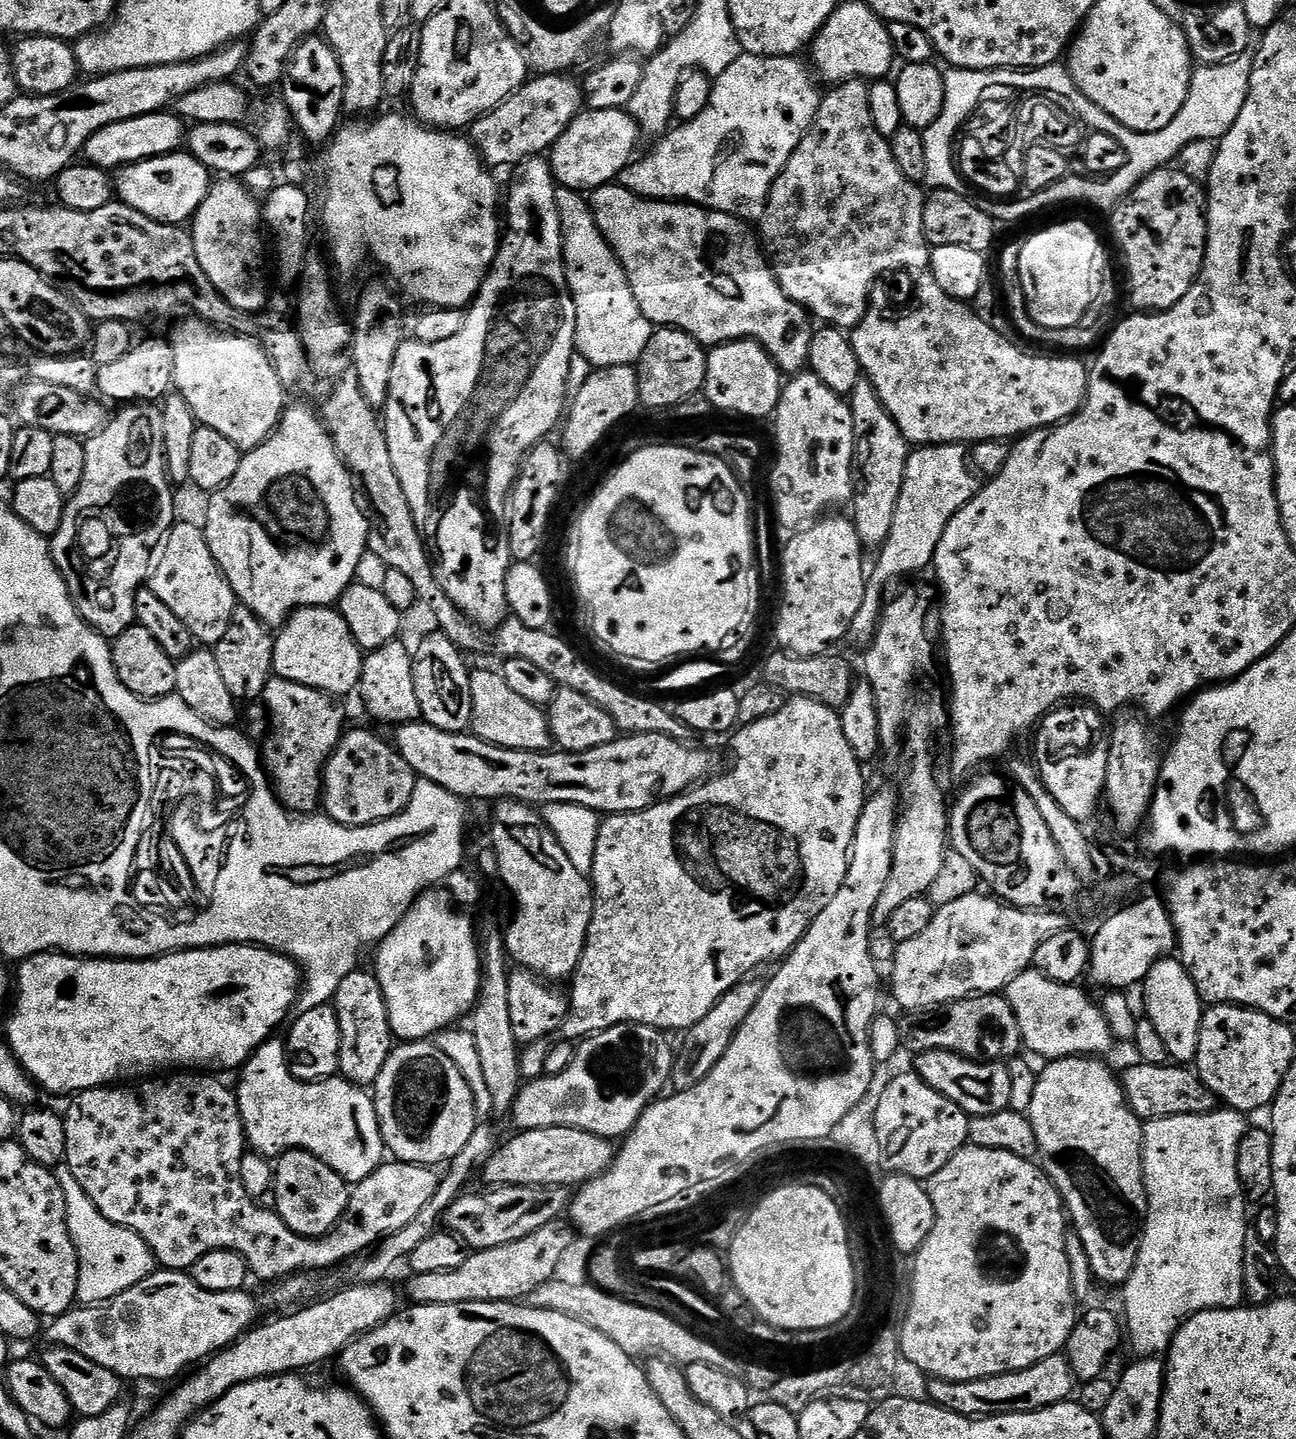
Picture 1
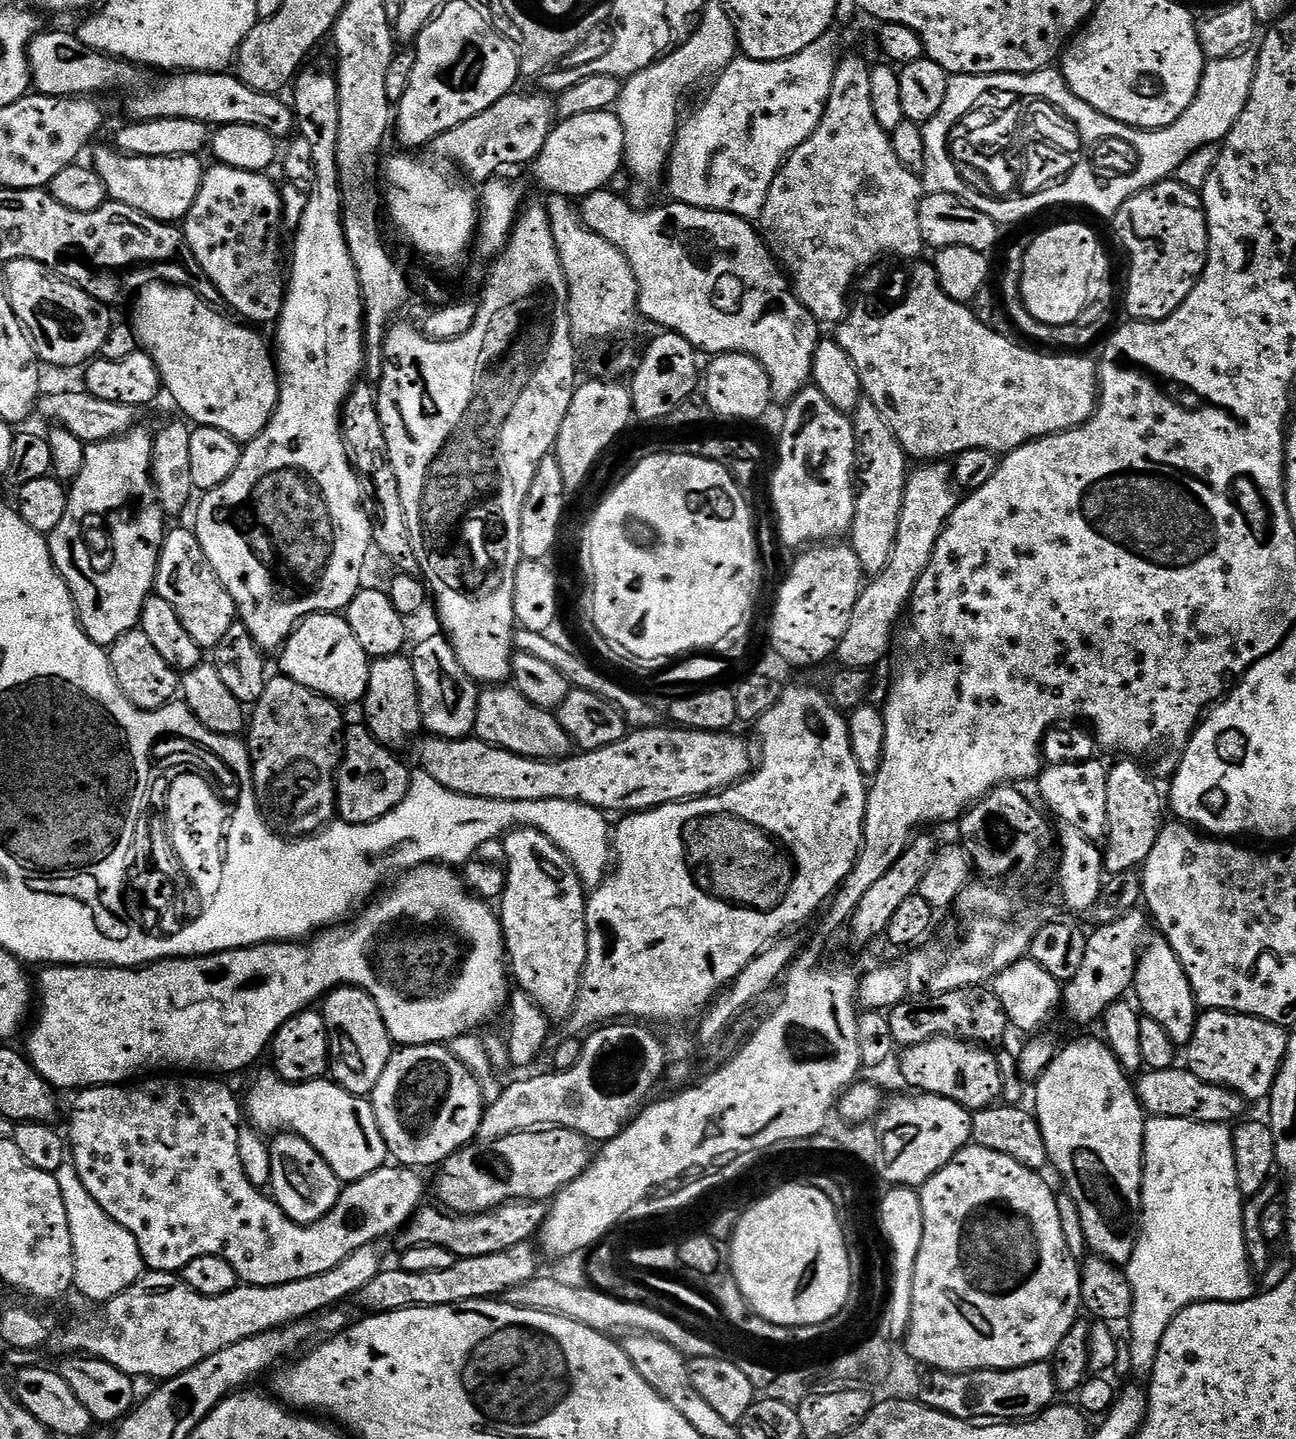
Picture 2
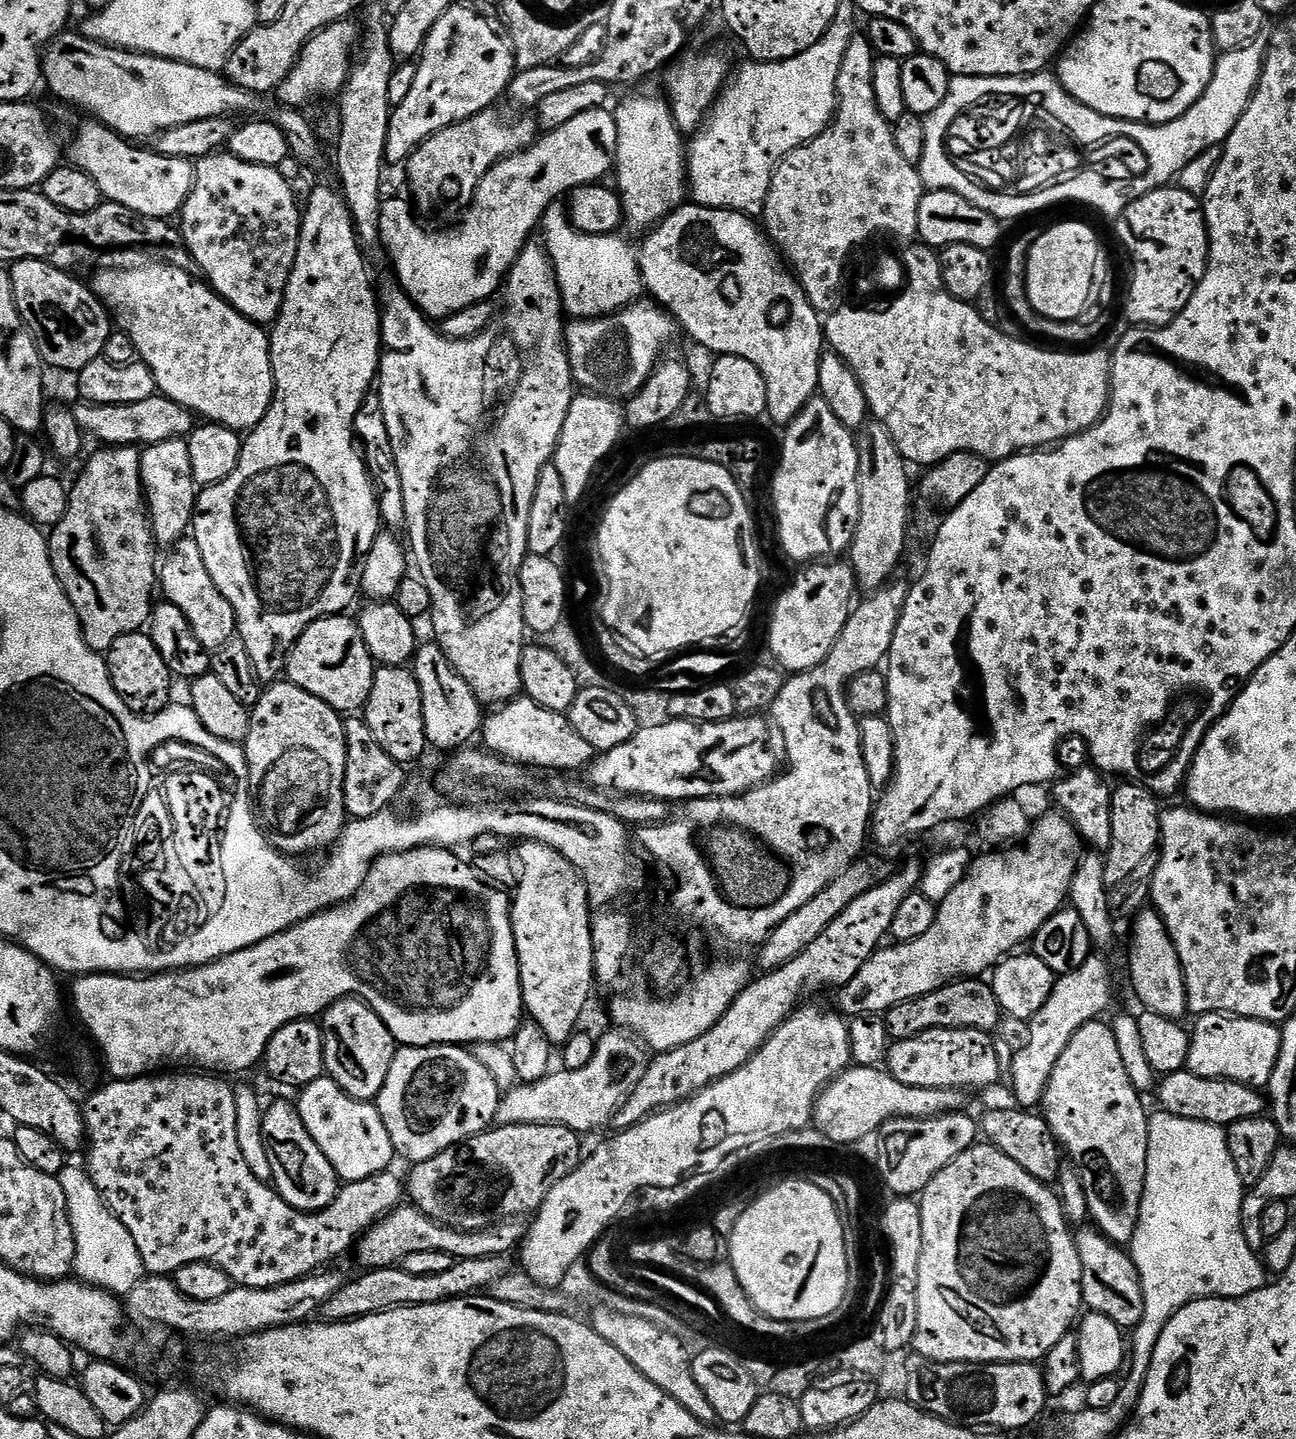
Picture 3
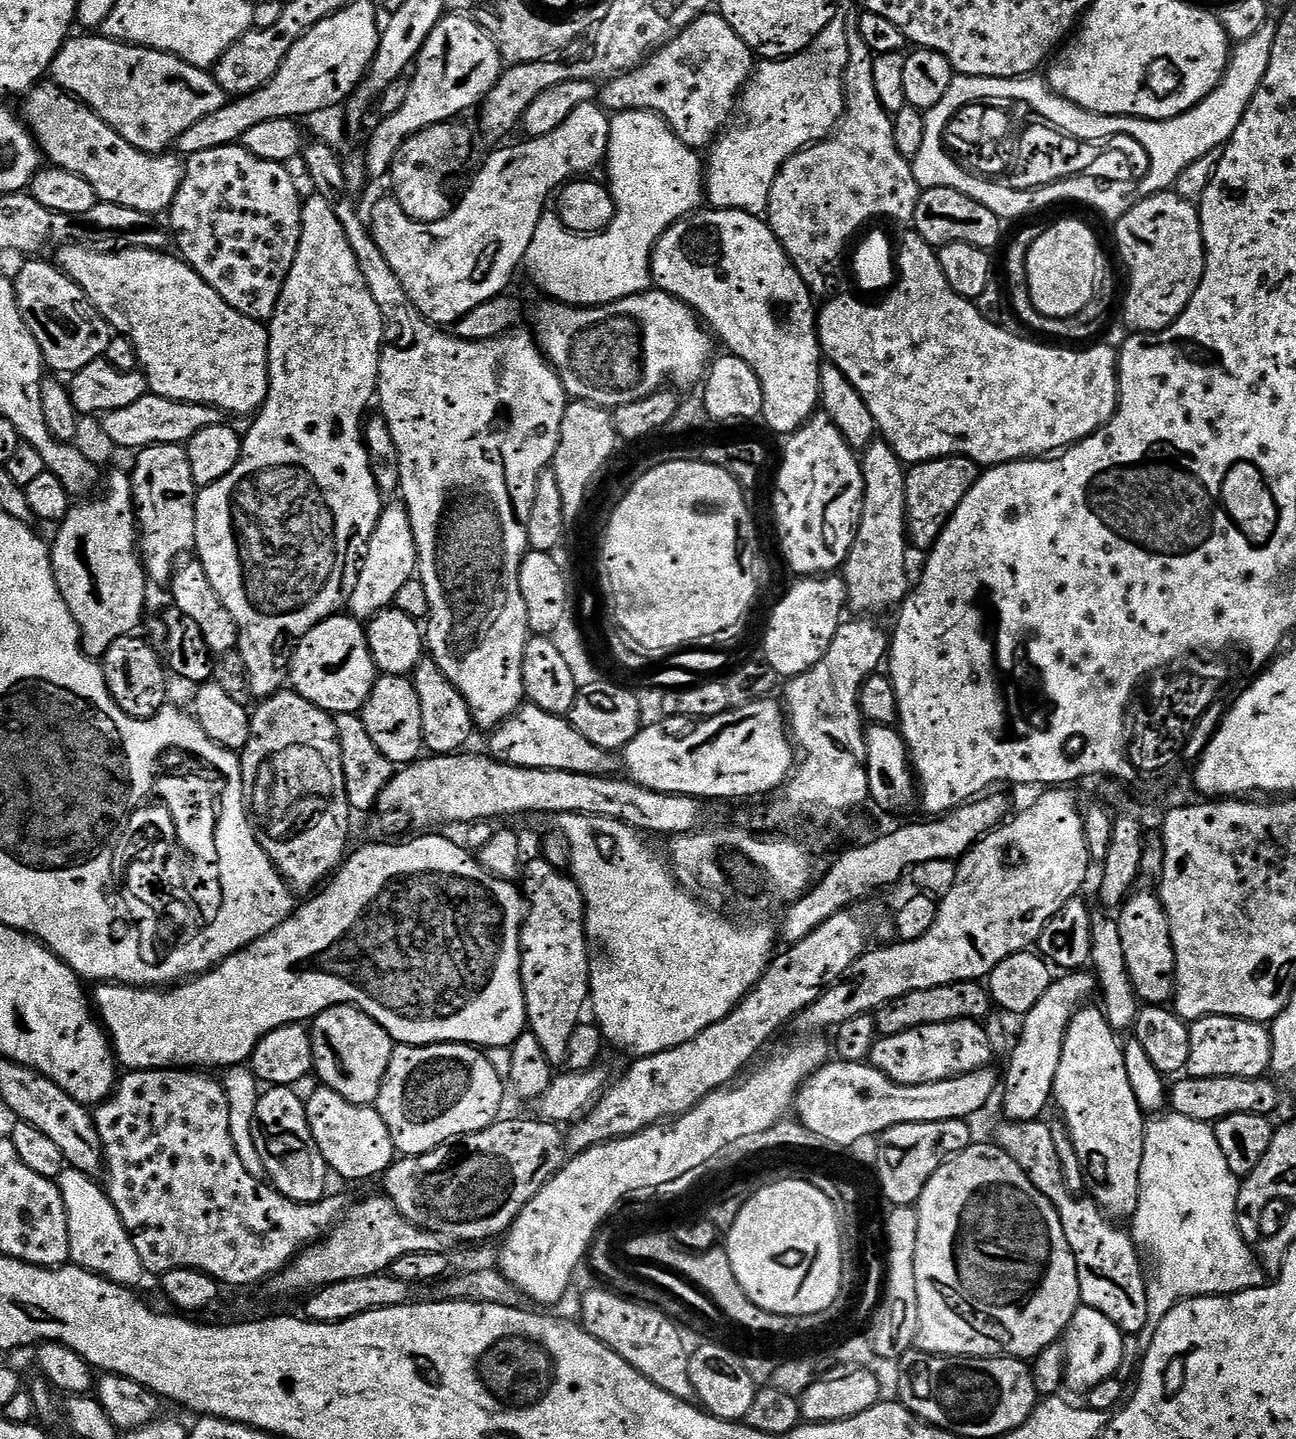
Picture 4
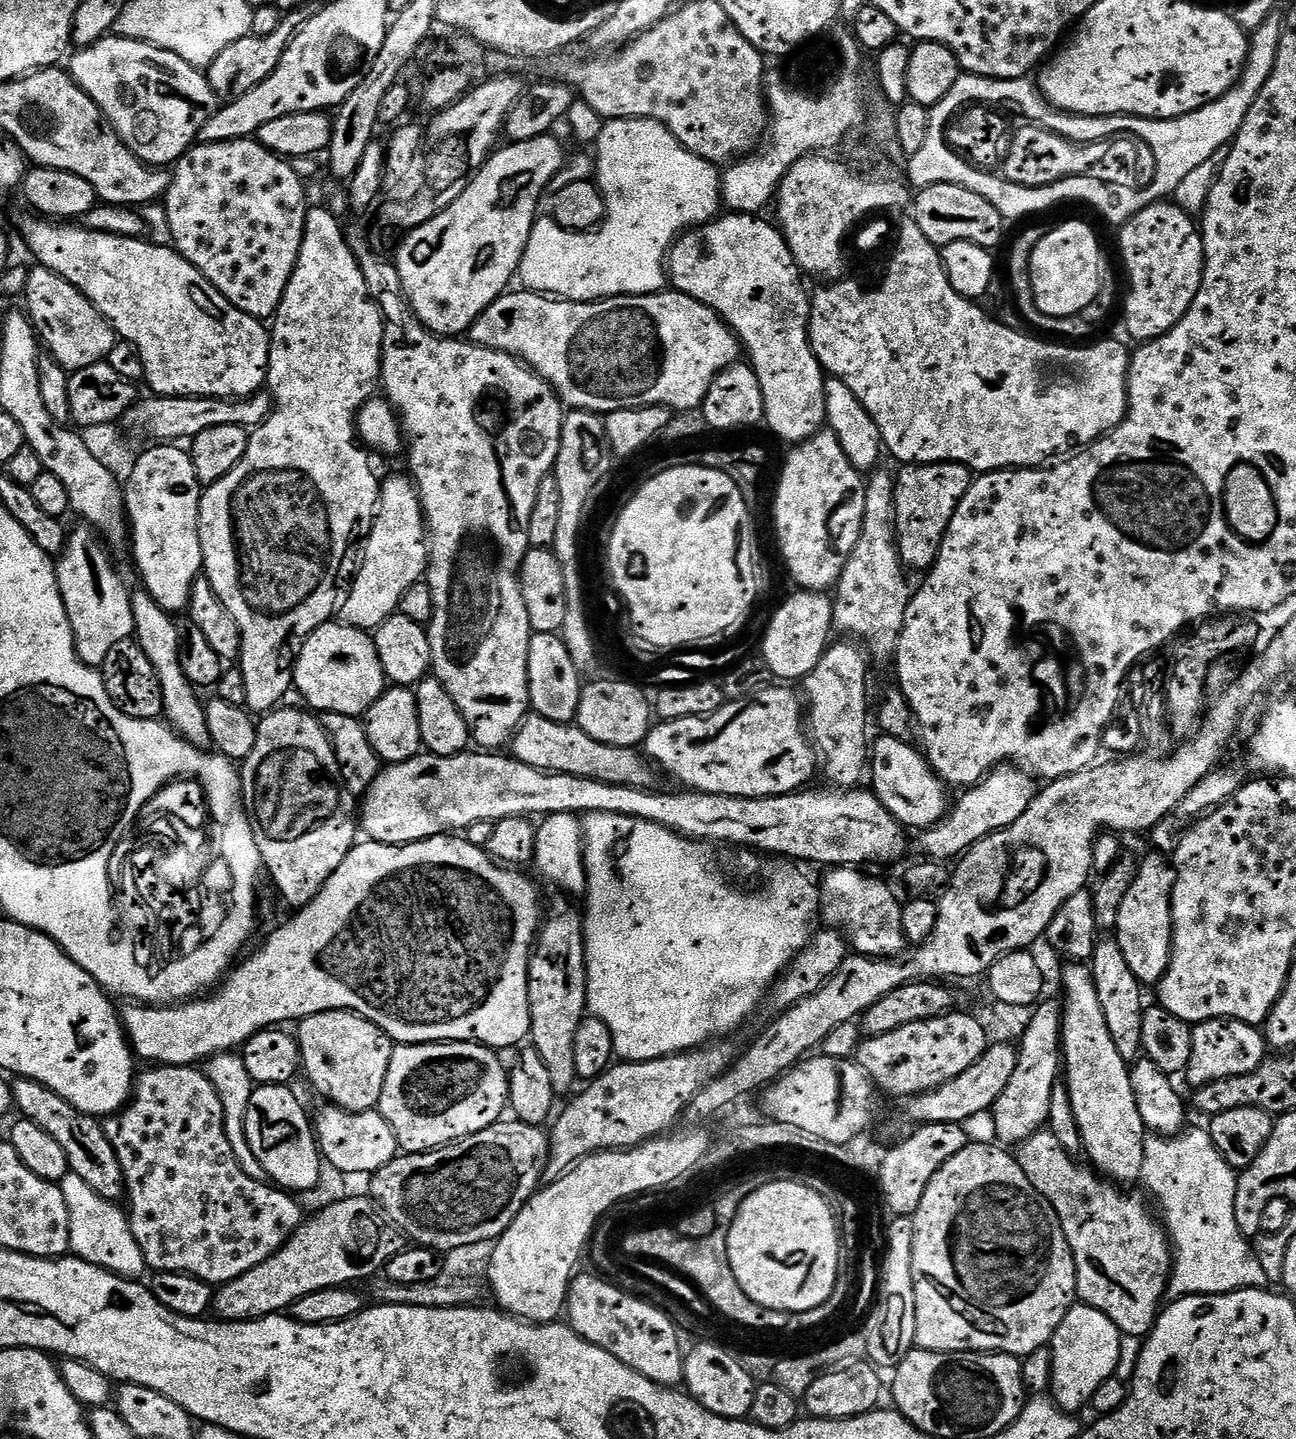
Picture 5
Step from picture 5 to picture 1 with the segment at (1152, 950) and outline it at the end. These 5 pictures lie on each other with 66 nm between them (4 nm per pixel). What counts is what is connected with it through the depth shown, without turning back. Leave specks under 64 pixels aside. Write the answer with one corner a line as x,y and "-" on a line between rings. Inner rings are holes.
1165,958
1153,966
1150,974
1146,974
1142,991
1144,991
1143,1015
1150,1022
1154,1022
1154,1030
1162,1034
1162,1042
1166,1042
1169,1057
1177,1065
1191,1065
1198,1054
1198,1038
1206,1005
1200,999
1190,974
1179,959

